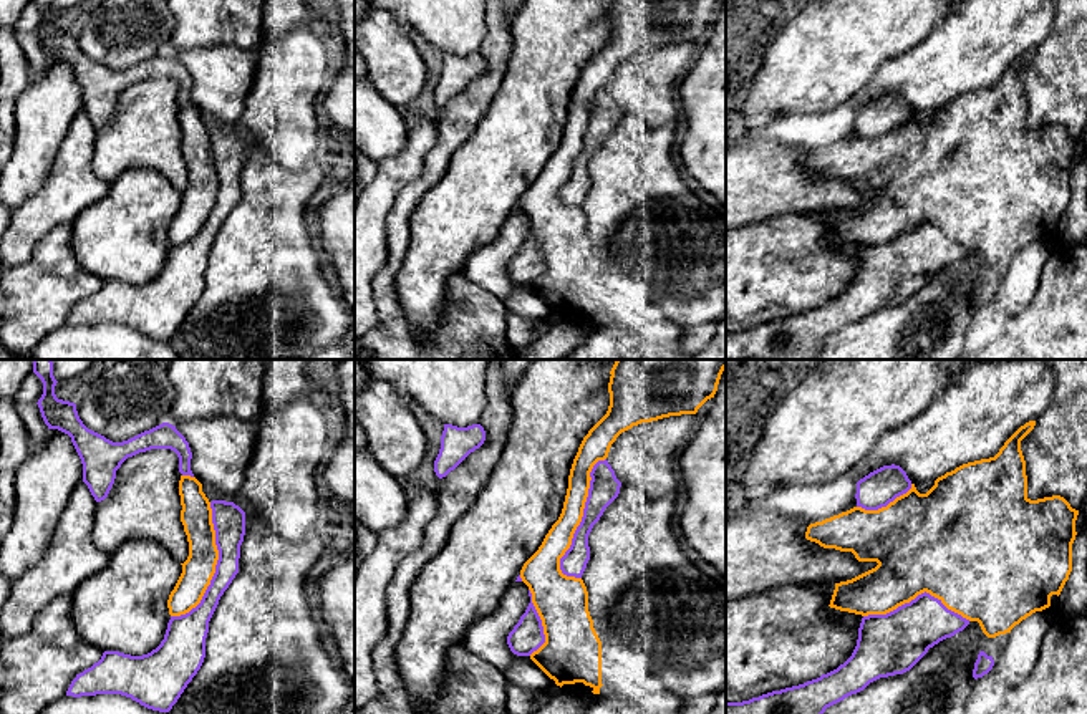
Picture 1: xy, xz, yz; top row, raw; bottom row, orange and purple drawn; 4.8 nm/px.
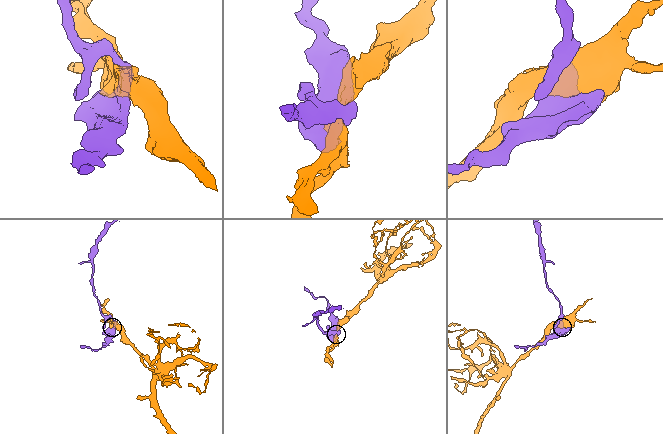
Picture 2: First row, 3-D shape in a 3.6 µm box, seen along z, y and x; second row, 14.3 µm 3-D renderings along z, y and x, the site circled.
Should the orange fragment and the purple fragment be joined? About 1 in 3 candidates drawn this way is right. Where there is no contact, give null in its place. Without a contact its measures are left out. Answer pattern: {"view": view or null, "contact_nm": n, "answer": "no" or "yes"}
{"view": "xz", "contact_nm": 600, "answer": "no"}

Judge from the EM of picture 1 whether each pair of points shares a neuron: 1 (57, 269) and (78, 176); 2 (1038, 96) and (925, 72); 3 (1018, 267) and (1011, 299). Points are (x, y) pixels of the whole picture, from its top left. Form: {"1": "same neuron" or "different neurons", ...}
{"1": "different neurons", "2": "different neurons", "3": "same neuron"}

